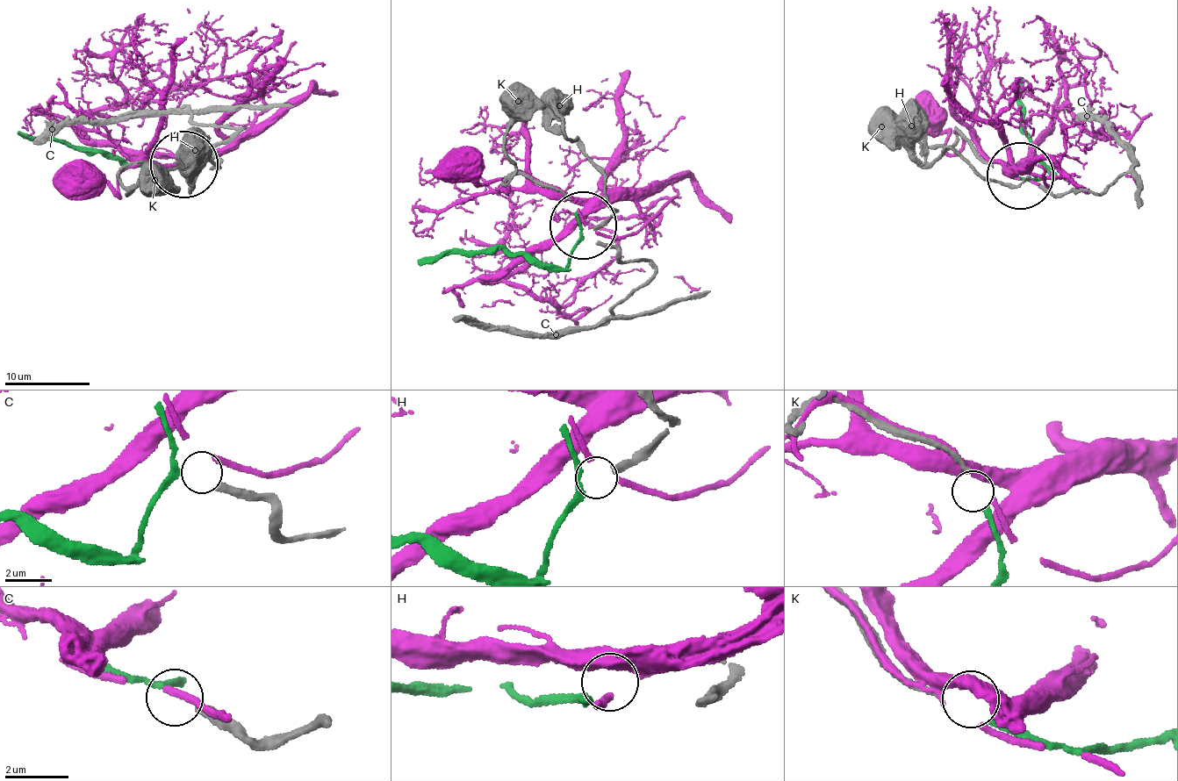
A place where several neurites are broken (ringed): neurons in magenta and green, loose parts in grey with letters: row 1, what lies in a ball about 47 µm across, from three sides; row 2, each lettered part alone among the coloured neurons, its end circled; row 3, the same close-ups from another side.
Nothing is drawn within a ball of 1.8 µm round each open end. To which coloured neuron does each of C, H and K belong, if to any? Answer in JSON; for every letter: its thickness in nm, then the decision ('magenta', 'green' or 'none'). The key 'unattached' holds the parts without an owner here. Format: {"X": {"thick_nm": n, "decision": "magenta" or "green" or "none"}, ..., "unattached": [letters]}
{"C": {"thick_nm": 320, "decision": "none"}, "H": {"thick_nm": 280, "decision": "none"}, "K": {"thick_nm": 170, "decision": "green"}, "unattached": ["C", "H"]}

